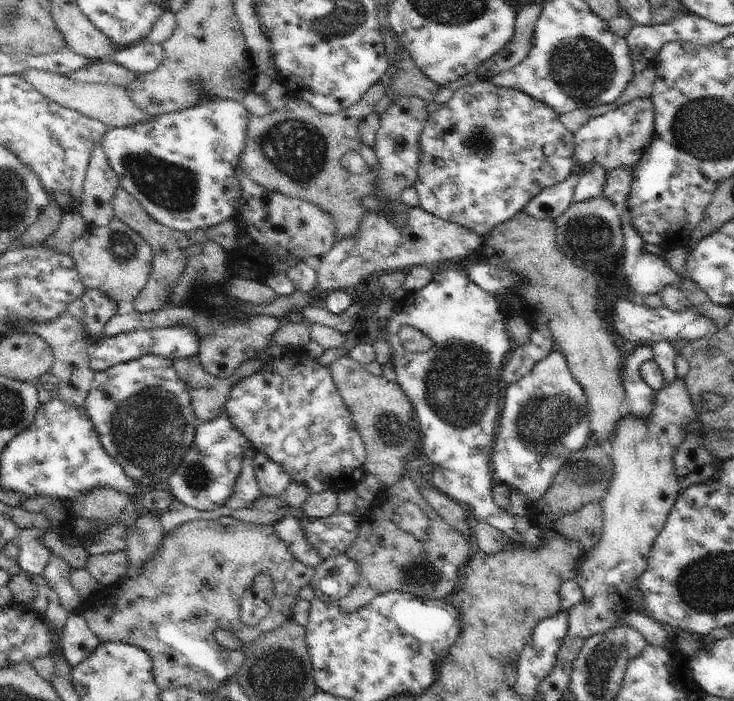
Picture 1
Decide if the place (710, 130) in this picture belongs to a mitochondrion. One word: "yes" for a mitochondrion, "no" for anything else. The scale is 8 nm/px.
yes

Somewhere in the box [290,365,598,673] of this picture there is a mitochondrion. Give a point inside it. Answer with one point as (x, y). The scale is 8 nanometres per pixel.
(544, 425)

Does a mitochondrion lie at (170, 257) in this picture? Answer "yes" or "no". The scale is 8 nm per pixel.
no

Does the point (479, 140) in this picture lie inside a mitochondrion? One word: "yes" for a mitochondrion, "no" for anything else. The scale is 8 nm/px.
yes

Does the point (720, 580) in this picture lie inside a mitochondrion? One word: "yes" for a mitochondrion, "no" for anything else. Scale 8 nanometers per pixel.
yes

